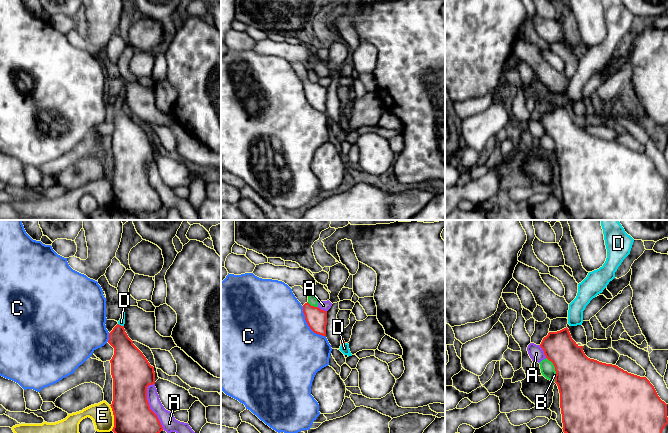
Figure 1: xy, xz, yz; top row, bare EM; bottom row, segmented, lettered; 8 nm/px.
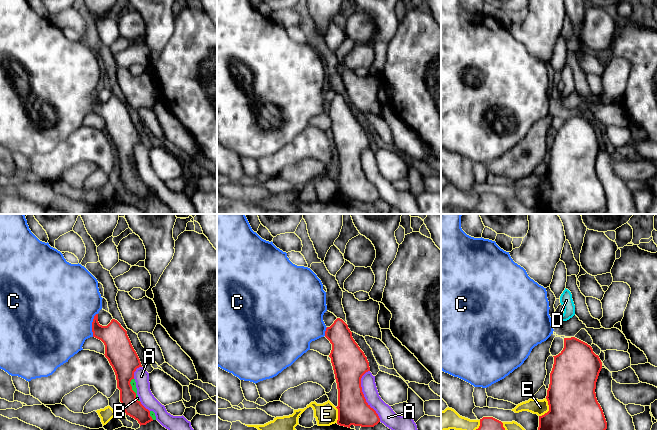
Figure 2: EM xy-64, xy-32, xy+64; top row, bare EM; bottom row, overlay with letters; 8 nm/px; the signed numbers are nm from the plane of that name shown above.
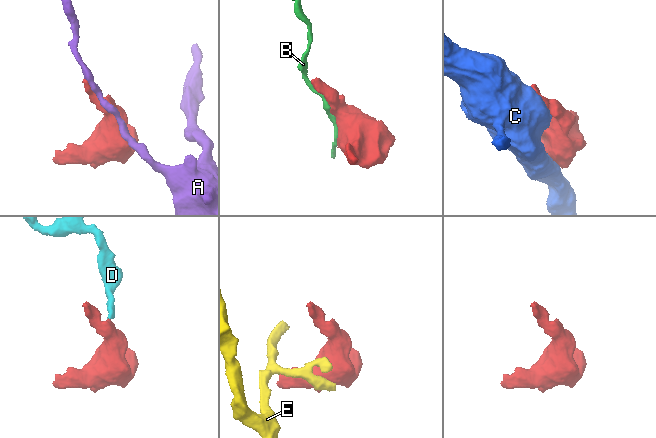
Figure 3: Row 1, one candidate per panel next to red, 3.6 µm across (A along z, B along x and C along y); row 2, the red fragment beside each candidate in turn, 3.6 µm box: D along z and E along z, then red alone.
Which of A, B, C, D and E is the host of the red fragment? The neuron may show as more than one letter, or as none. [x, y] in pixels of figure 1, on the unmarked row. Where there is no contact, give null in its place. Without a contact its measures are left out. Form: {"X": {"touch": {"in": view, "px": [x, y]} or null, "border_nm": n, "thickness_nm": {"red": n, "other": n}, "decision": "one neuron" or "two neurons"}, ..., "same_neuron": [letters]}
{"A": {"touch": {"in": "xy", "px": [149, 183]}, "border_nm": 380, "thickness_nm": {"red": 320, "other": 120}, "decision": "two neurons"}, "B": {"touch": {"in": "yz", "px": [555, 145]}, "border_nm": 220, "thickness_nm": {"red": 400, "other": 110}, "decision": "two neurons"}, "C": {"touch": {"in": "xz", "px": [308, 101]}, "border_nm": 320, "thickness_nm": {"red": 160, "other": 500}, "decision": "two neurons"}, "D": {"touch": {"in": "xy", "px": [120, 101]}, "border_nm": 50, "thickness_nm": {"red": 200, "other": 50}, "decision": "one neuron"}, "E": {"touch": {"in": "xy", "px": [114, 194]}, "border_nm": 200, "thickness_nm": {"red": 320, "other": 180}, "decision": "two neurons"}, "same_neuron": ["D"]}

